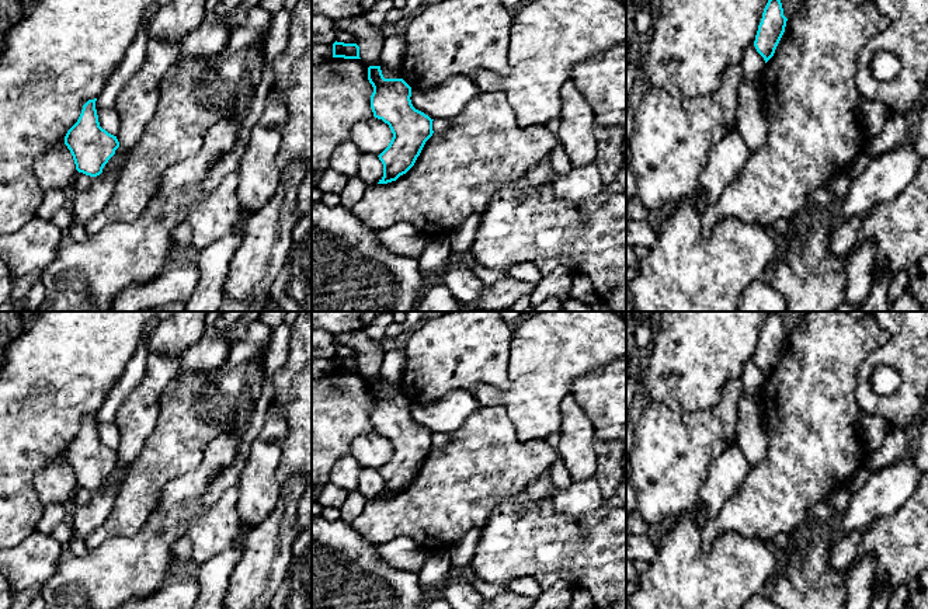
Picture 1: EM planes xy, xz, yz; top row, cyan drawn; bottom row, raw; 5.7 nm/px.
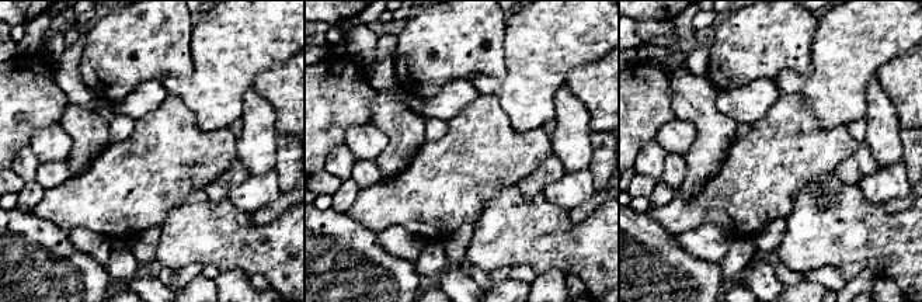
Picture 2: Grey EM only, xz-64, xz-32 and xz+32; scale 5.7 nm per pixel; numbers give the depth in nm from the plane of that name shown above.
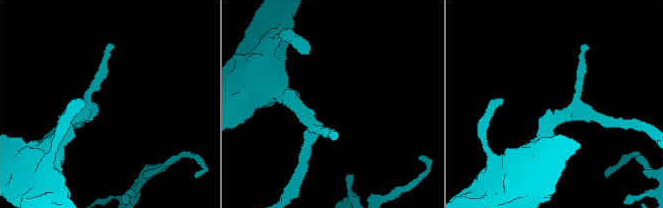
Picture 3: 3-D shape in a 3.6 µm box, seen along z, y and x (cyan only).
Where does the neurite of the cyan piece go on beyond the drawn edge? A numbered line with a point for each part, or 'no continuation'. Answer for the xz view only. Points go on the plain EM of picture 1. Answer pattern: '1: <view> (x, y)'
no continuation

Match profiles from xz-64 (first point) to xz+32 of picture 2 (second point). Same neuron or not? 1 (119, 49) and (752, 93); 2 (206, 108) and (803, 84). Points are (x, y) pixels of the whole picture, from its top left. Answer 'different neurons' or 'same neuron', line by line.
1: different neurons
2: same neuron

